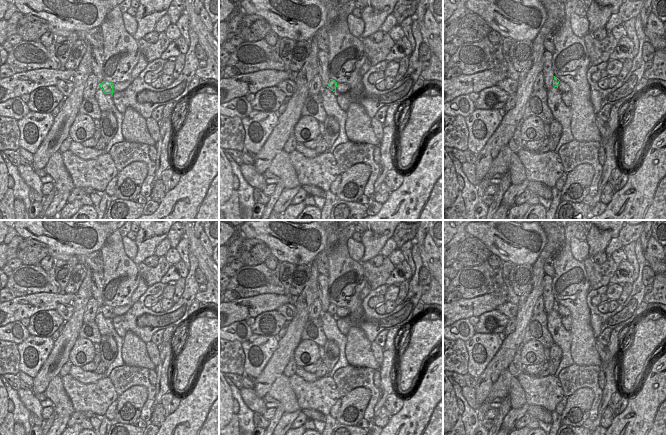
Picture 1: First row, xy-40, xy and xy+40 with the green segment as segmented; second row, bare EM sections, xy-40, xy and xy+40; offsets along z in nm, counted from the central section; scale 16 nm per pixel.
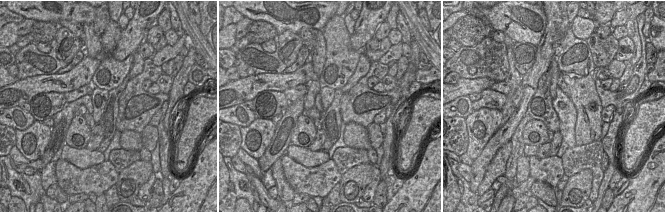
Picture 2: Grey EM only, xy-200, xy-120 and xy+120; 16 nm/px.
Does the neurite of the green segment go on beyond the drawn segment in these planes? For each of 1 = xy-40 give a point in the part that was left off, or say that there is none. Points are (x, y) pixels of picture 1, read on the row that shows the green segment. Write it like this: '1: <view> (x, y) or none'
1: none

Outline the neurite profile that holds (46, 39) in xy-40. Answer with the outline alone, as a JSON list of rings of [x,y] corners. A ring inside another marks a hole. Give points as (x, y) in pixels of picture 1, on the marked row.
[[[48,31],[44,33],[39,40],[45,47],[49,47],[51,46],[54,37],[55,36],[53,35],[53,33]]]

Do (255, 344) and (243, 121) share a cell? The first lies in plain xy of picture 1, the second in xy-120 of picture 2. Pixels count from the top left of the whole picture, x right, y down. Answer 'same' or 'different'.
different

